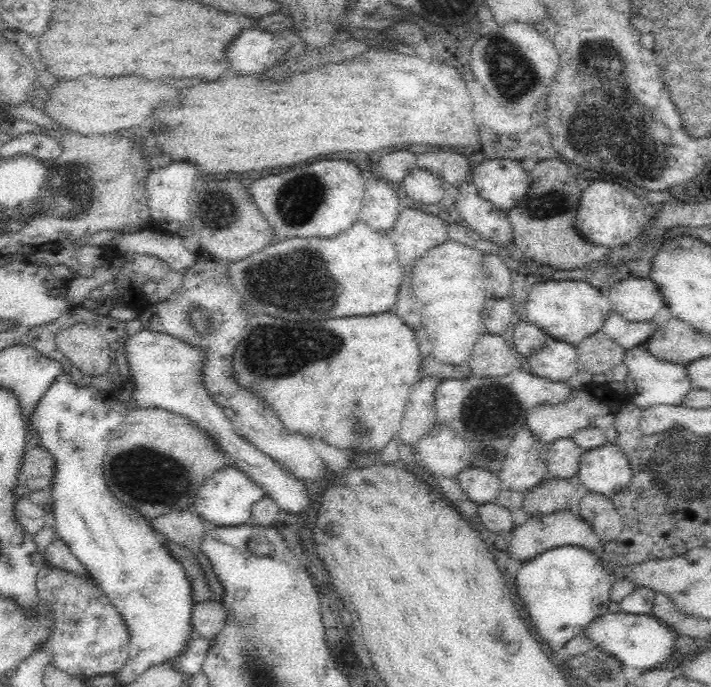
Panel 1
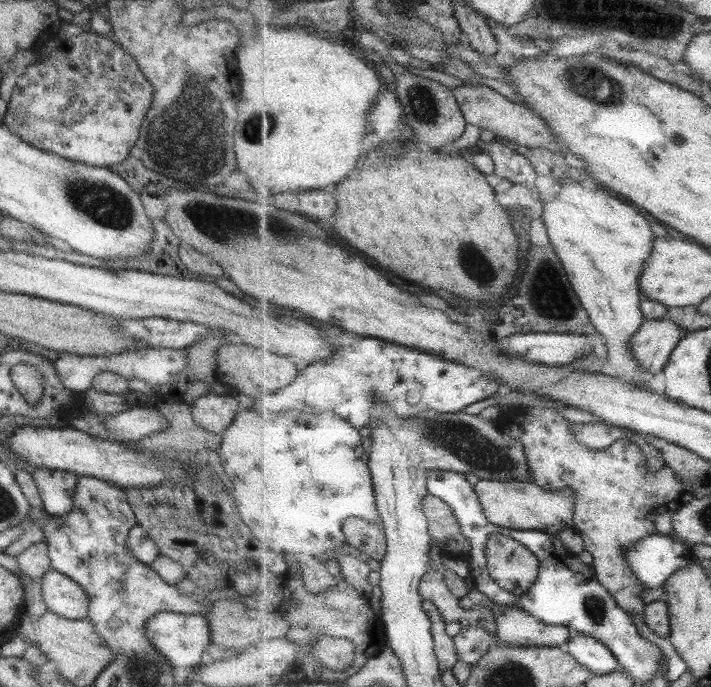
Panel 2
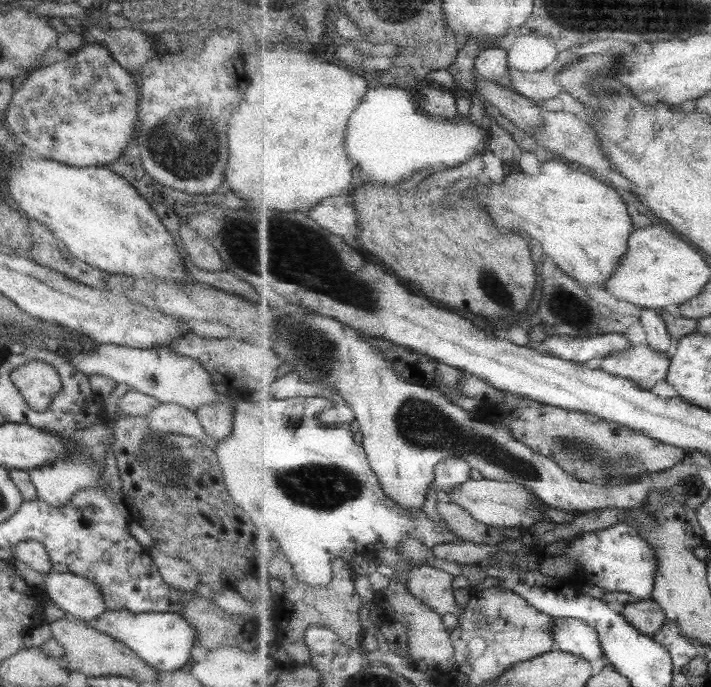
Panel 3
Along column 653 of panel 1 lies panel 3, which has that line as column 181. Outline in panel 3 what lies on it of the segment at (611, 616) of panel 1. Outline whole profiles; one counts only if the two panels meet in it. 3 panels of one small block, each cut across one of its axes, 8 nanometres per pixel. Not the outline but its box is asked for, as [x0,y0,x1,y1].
[86,610,196,671]

